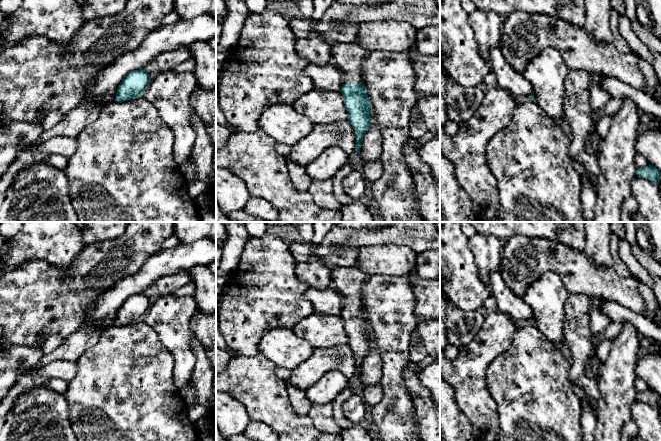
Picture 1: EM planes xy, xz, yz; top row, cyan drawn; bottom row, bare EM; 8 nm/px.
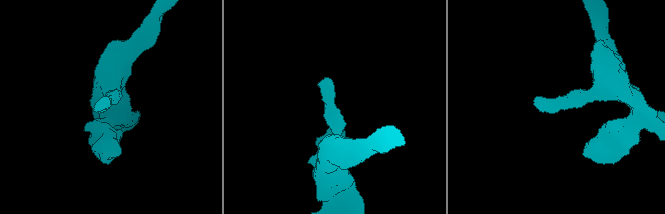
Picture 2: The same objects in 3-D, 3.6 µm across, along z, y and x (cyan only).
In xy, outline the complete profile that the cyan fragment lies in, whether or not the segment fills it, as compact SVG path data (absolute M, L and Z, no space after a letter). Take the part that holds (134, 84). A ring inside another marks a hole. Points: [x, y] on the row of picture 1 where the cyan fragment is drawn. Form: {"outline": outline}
{"outline": "M144 69L131 71L119 85L116 100L124 102L143 96L149 83L150 75Z"}

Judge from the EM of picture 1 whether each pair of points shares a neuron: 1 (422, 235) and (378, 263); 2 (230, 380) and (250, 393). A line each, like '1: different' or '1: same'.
1: different
2: same

